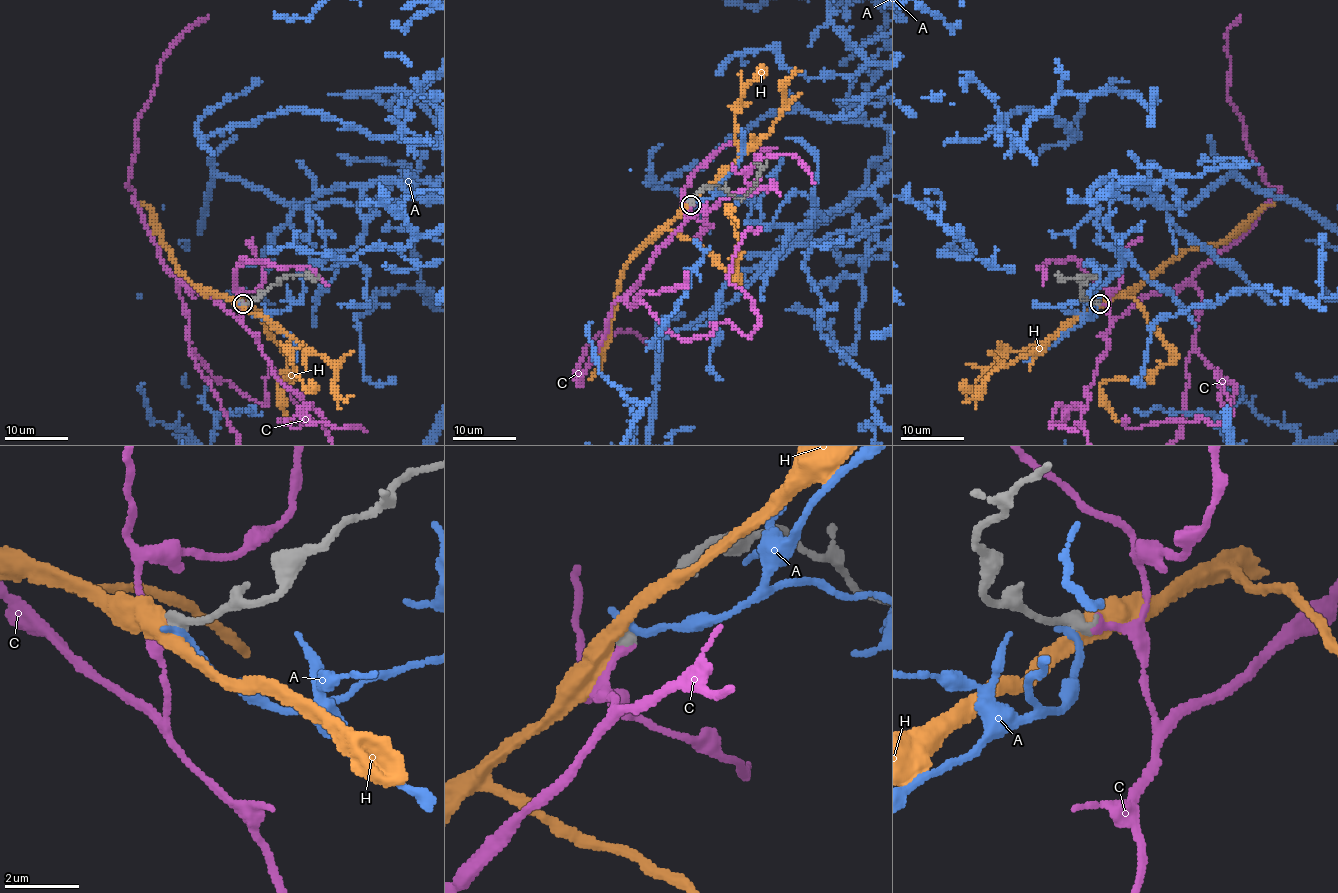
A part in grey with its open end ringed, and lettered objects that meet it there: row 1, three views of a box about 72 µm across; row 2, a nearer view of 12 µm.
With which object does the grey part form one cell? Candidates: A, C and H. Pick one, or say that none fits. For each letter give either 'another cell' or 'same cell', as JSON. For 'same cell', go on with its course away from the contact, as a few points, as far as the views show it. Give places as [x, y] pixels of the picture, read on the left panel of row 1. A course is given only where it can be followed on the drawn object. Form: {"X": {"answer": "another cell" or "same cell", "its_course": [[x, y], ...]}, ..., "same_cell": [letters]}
{"A": {"answer": "another cell"}, "C": {"answer": "same cell"}, "H": {"answer": "another cell"}, "same_cell": ["C"]}

